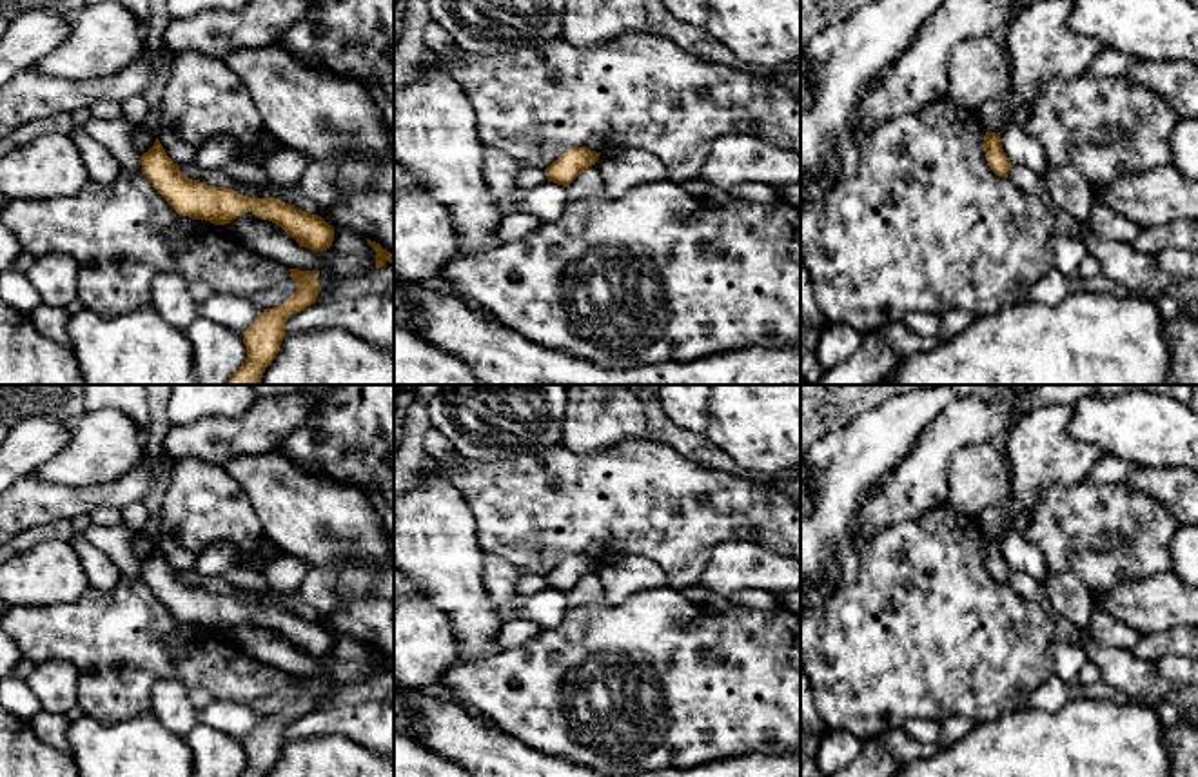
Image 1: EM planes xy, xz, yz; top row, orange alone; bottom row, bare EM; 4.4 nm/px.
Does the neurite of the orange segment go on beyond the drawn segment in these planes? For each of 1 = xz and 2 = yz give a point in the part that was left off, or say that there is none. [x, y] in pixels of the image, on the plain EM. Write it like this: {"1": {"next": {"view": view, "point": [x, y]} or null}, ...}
{"1": {"next": null}, "2": {"next": null}}

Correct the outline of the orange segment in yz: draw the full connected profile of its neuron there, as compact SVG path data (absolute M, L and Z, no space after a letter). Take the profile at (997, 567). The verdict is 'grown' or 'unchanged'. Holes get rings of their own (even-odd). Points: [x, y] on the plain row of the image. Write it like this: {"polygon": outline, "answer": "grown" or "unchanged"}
{"polygon": "M986 539L984 543L984 559L989 575L1002 585L1007 585L1011 568L1007 561L1002 556L1002 545L1000 539Z", "answer": "unchanged"}

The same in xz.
{"polygon": "M572 554L545 575L546 586L568 594L584 575L595 572L599 563L601 559L586 554Z", "answer": "unchanged"}

